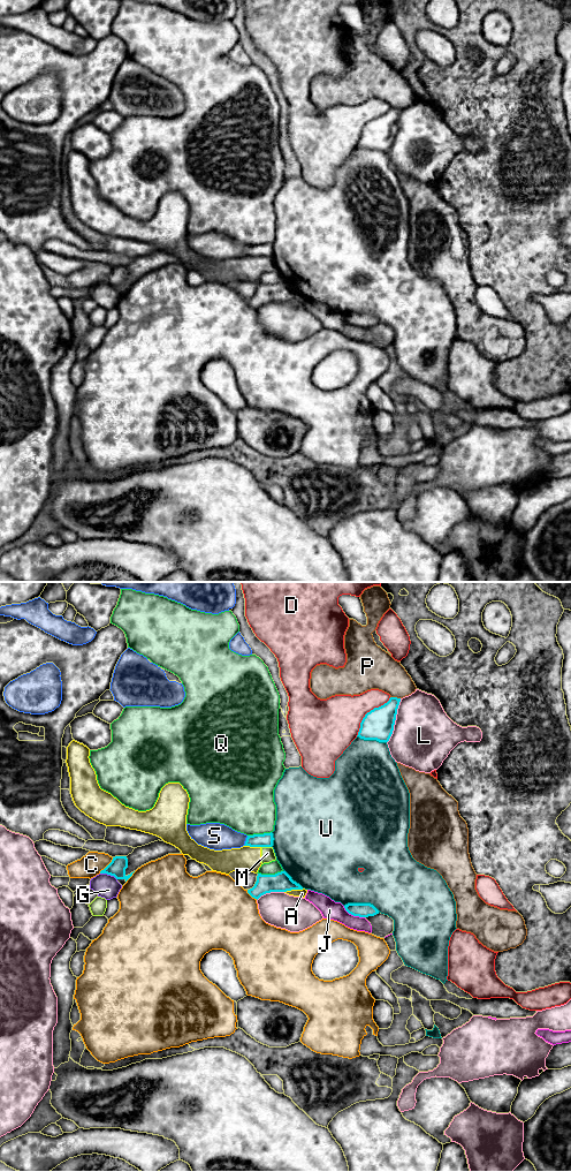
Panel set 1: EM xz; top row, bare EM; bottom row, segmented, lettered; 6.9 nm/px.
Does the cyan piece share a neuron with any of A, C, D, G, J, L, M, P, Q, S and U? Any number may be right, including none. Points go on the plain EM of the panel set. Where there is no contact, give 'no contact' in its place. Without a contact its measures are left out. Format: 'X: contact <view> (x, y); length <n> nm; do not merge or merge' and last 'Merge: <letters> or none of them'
A: contact xz (294, 299); length 140 nm; do not merge
C: contact xz (107, 276); length 150 nm; do not merge
D: contact xz (367, 122); length 360 nm; do not merge
G: contact xz (108, 284); length 130 nm; do not merge
J: contact xz (353, 325); length 170 nm; merge
L: contact xz (395, 129); length 320 nm; do not merge
M: contact xz (266, 256); length 70 nm; do not merge
P: contact xz (395, 107); length 70 nm; do not merge
Q: contact xz (269, 285); length 180 nm; do not merge
S: contact xz (246, 250); length 80 nm; do not merge
U: contact xz (362, 314); length 260 nm; do not merge
Merge: J

